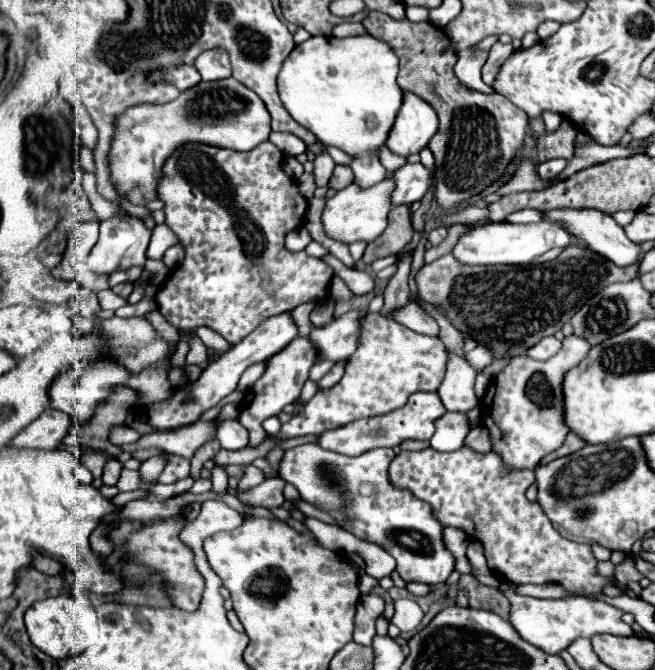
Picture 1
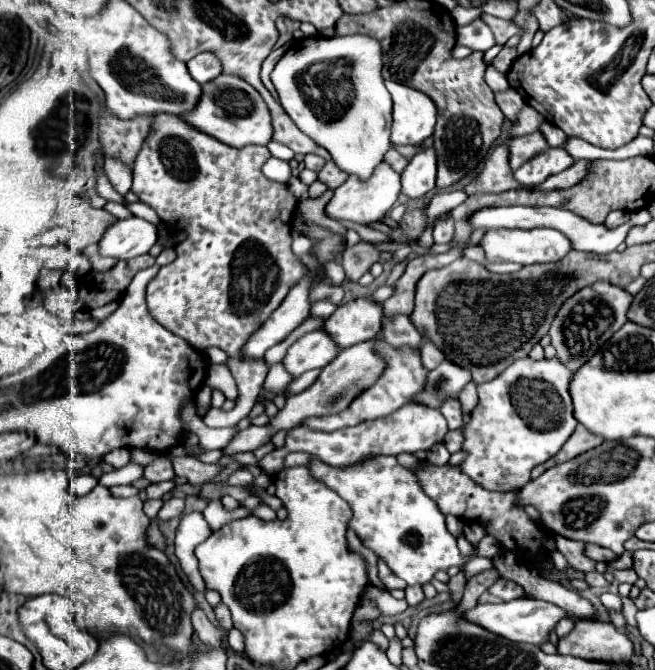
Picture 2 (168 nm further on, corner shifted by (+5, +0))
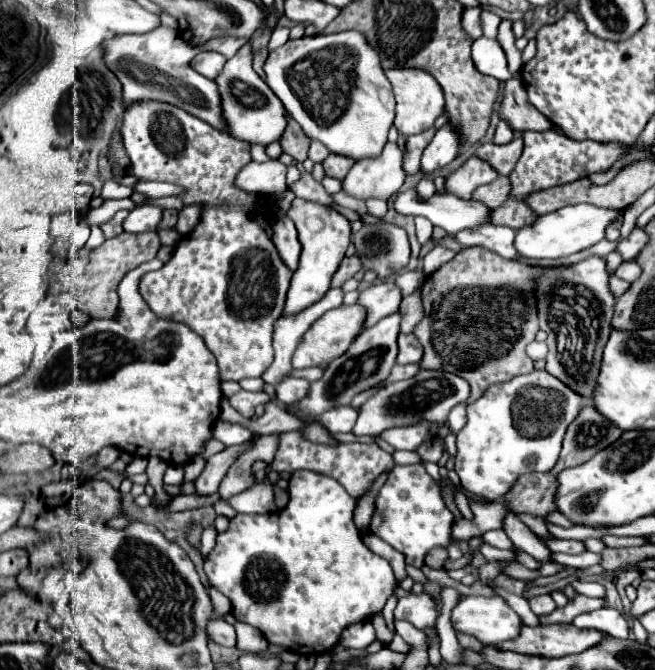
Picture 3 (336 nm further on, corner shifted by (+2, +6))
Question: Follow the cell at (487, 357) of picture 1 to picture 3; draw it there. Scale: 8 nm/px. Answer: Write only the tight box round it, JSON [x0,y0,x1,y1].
[353,370,469,438]

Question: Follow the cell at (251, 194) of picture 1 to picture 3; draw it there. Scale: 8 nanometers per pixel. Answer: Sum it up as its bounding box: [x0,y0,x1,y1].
[121,100,291,380]

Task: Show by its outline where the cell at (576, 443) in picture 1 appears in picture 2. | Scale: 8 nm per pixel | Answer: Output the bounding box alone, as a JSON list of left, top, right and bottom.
[532,424,602,478]

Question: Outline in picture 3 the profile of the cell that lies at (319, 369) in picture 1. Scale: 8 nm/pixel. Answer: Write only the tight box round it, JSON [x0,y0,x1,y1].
[275,378,309,406]

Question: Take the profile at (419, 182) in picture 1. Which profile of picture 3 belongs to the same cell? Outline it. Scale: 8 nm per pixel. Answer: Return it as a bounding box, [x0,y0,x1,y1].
[421,124,461,174]

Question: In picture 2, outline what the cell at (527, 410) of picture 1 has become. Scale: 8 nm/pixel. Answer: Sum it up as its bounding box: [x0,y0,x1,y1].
[460,358,576,490]

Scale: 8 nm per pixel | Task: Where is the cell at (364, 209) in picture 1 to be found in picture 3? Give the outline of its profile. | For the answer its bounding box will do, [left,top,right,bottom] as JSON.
[343,142,405,200]

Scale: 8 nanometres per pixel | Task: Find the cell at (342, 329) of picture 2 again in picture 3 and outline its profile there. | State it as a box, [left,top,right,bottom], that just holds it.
[359,280,401,326]

